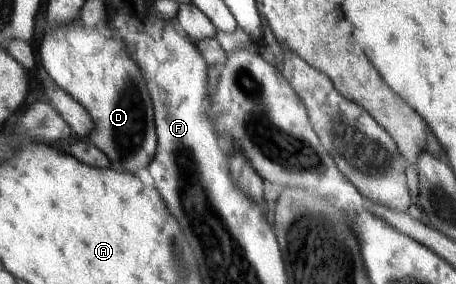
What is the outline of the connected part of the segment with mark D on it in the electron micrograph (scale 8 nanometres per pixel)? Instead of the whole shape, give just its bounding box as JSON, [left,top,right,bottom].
[40,16,158,174]

